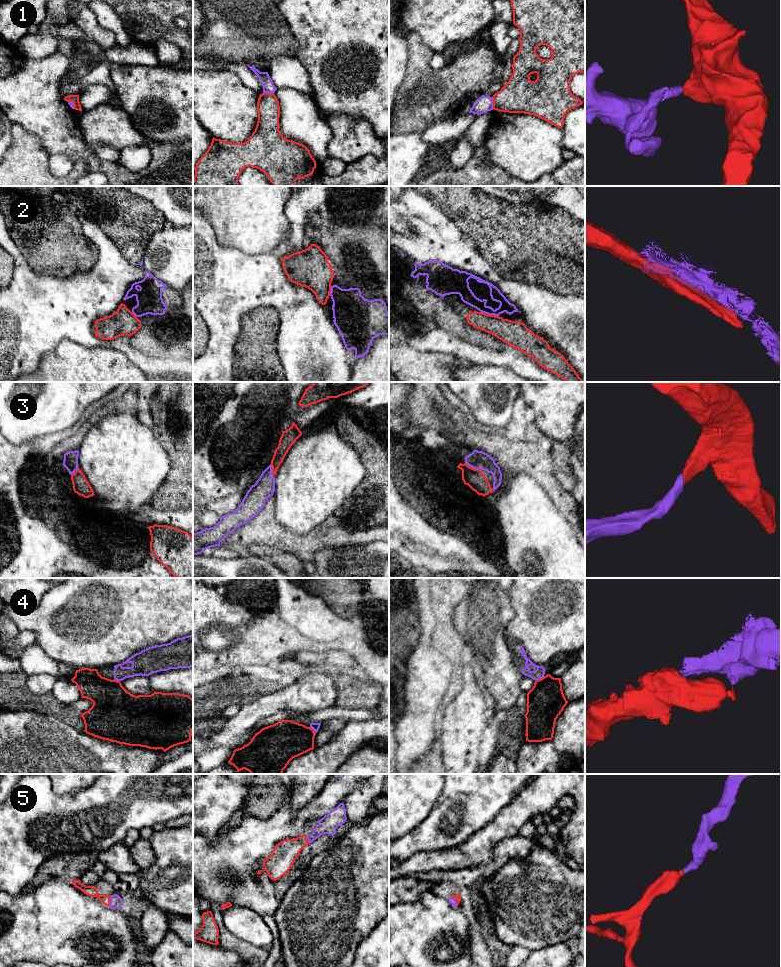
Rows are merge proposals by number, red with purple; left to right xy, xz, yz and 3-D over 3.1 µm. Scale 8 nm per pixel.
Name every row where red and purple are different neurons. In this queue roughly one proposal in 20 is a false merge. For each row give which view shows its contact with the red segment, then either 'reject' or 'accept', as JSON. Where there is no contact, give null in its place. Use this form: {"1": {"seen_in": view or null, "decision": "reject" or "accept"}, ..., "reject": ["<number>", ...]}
{"1": {"seen_in": "yz", "decision": "accept"}, "2": {"seen_in": "yz", "decision": "accept"}, "3": {"seen_in": "yz", "decision": "accept"}, "4": {"seen_in": "yz", "decision": "accept"}, "5": {"seen_in": "yz", "decision": "accept"}, "reject": []}

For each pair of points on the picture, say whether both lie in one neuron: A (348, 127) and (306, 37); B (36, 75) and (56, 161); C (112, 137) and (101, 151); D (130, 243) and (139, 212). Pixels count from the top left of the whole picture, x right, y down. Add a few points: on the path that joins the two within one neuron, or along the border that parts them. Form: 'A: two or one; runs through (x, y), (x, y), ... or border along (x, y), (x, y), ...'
A: two; border along (320, 110), (324, 113), (341, 113), (365, 120)
B: two; border along (50, 155), (65, 154), (74, 162)
C: two; border along (93, 148), (98, 144), (106, 144), (119, 151)
D: one; runs through (131, 235), (132, 220)

